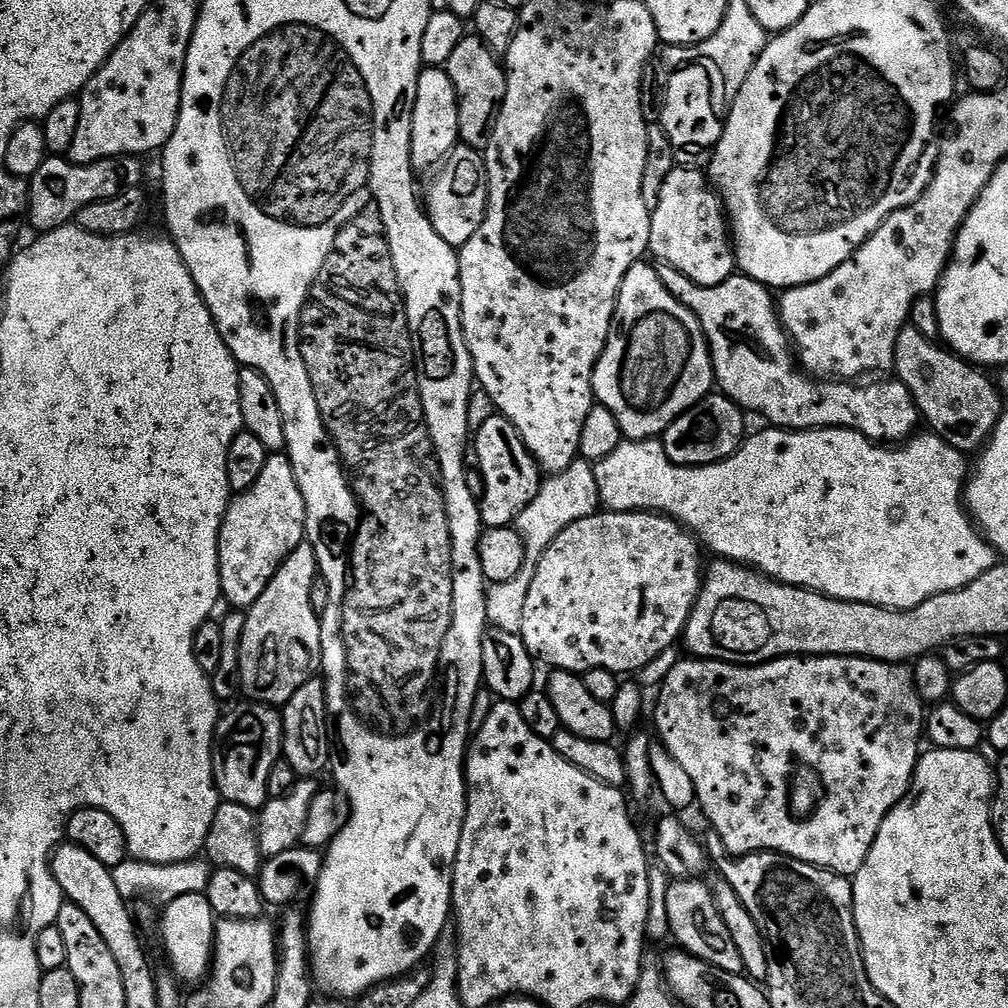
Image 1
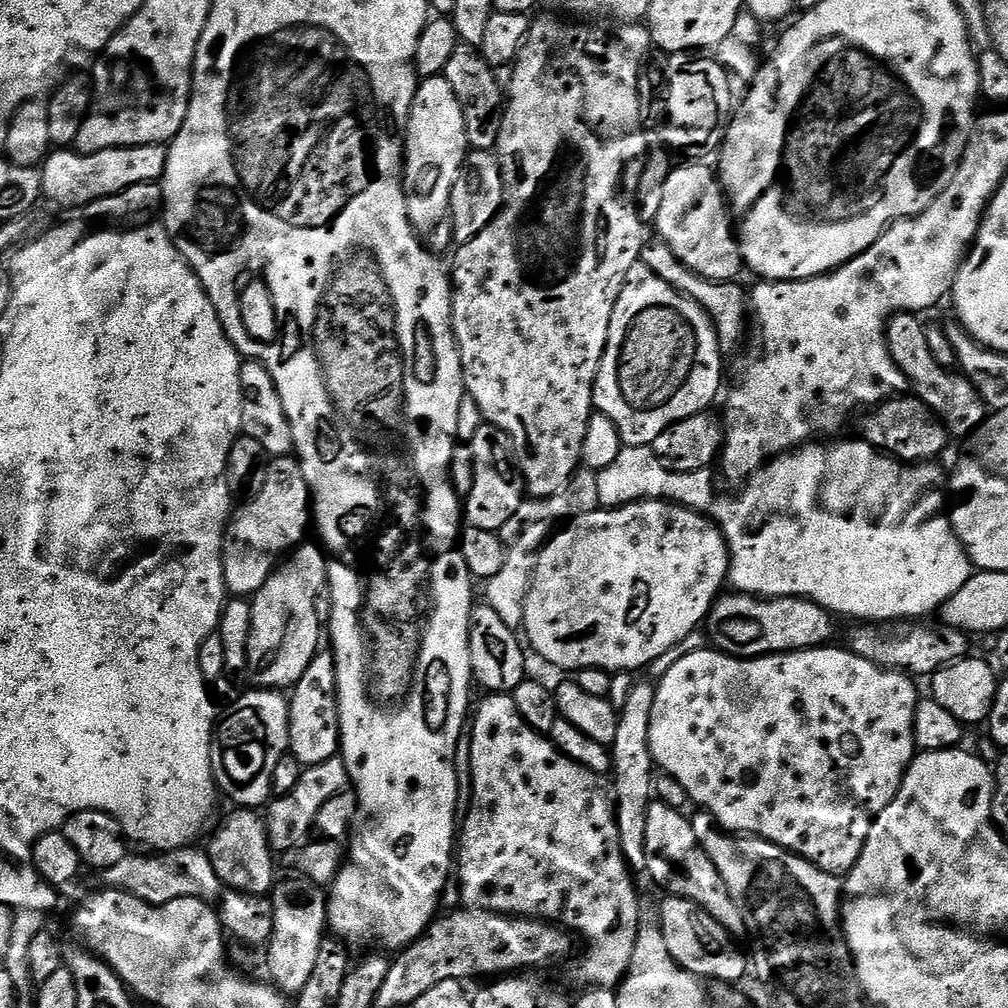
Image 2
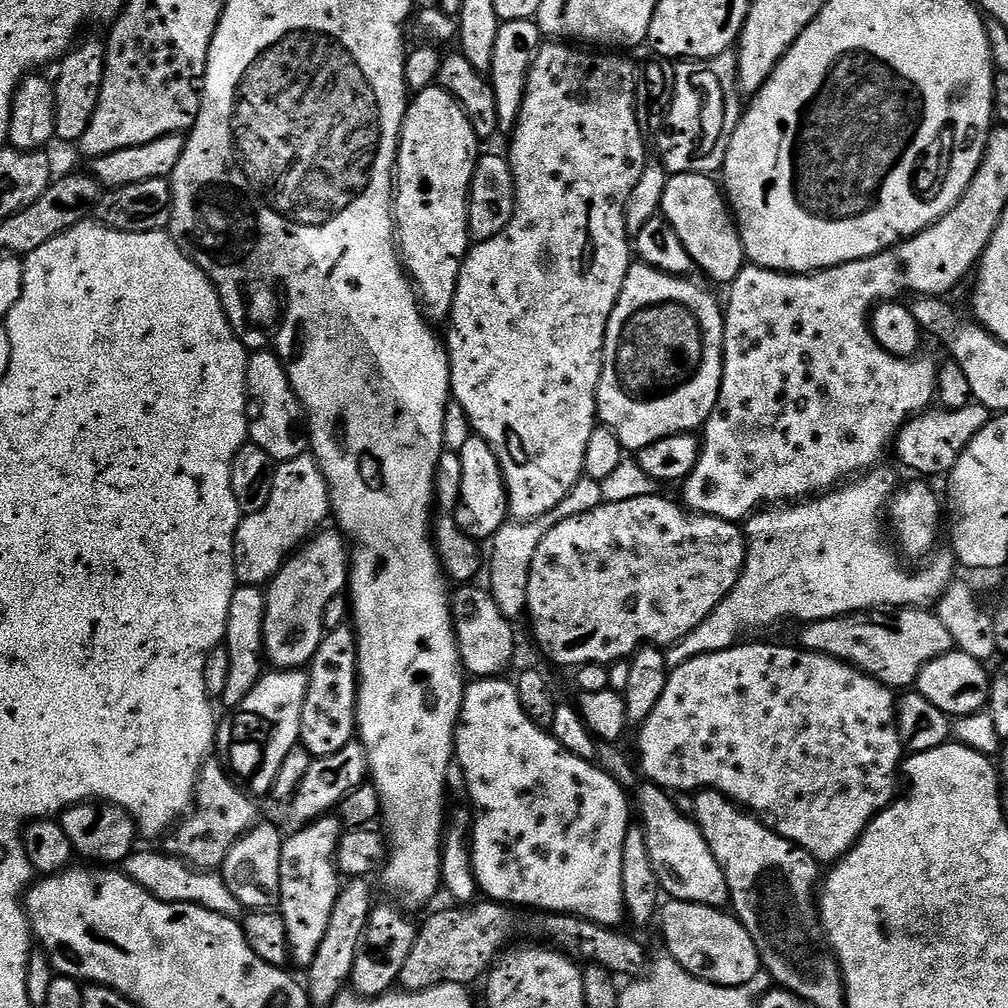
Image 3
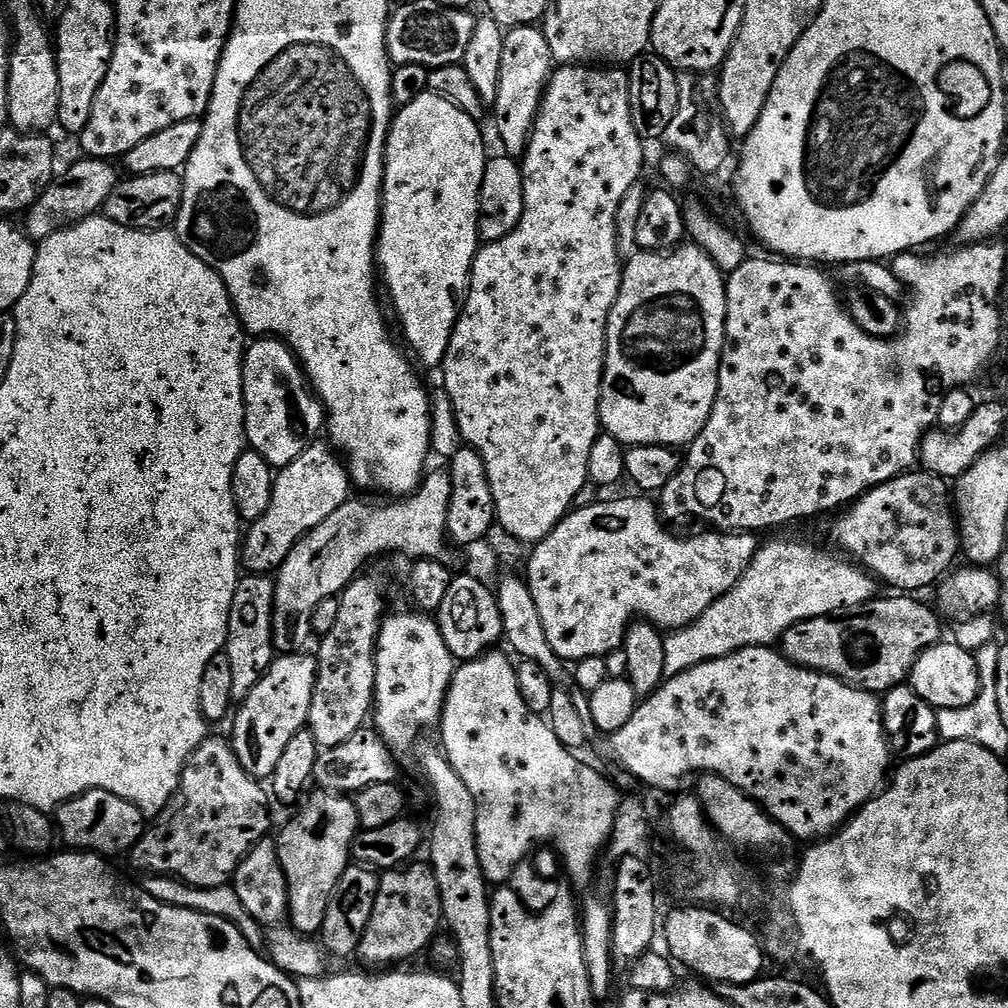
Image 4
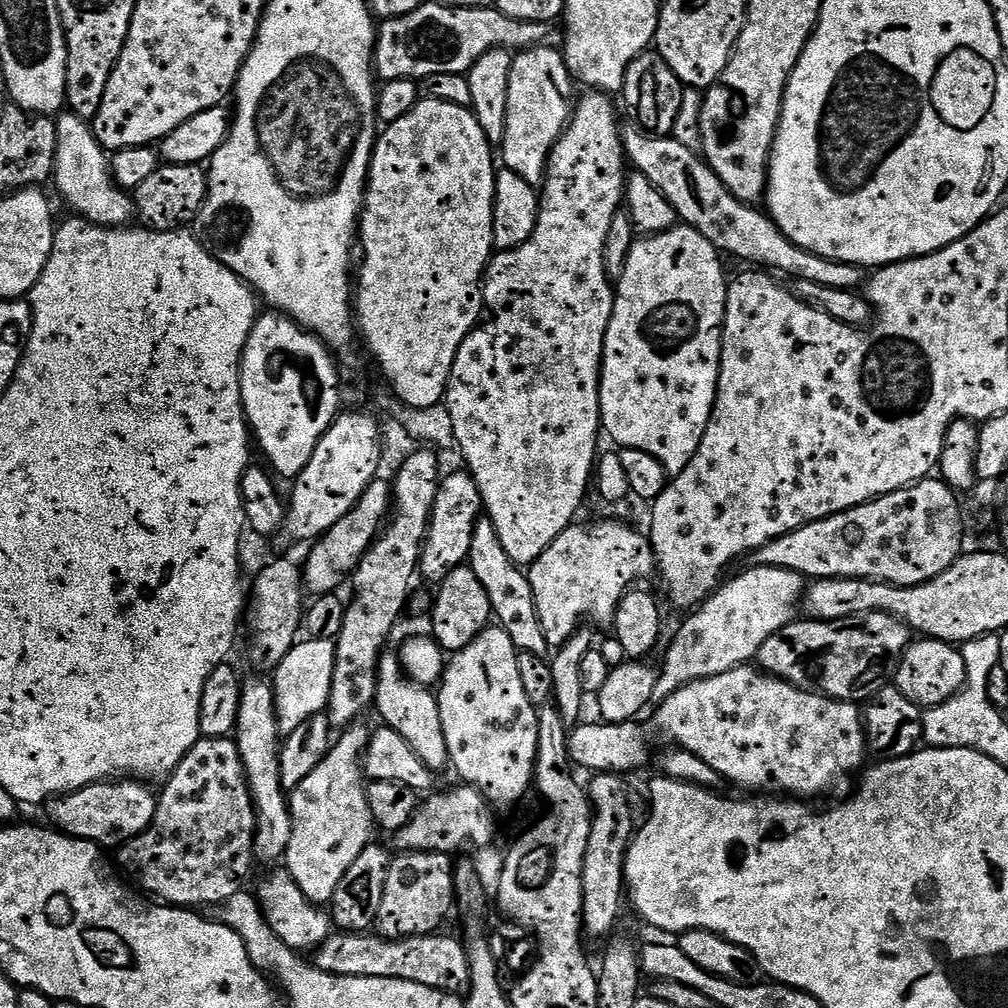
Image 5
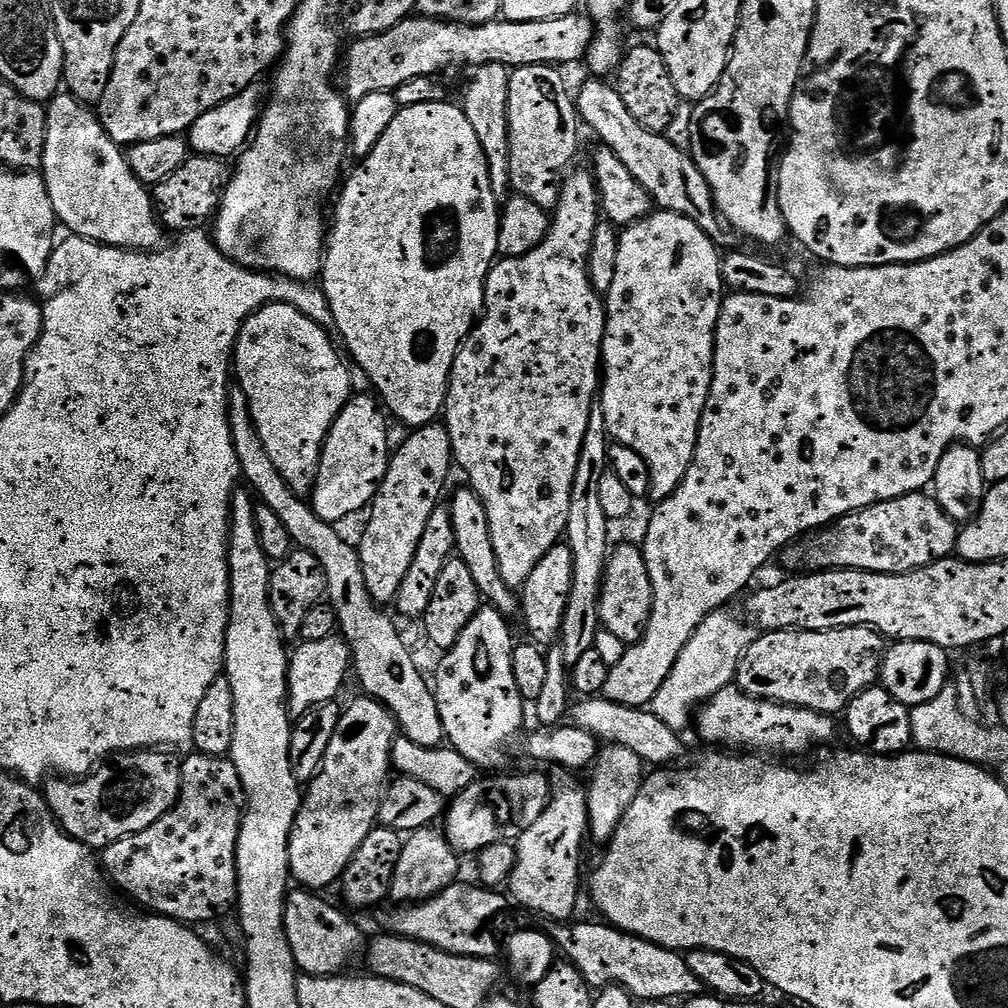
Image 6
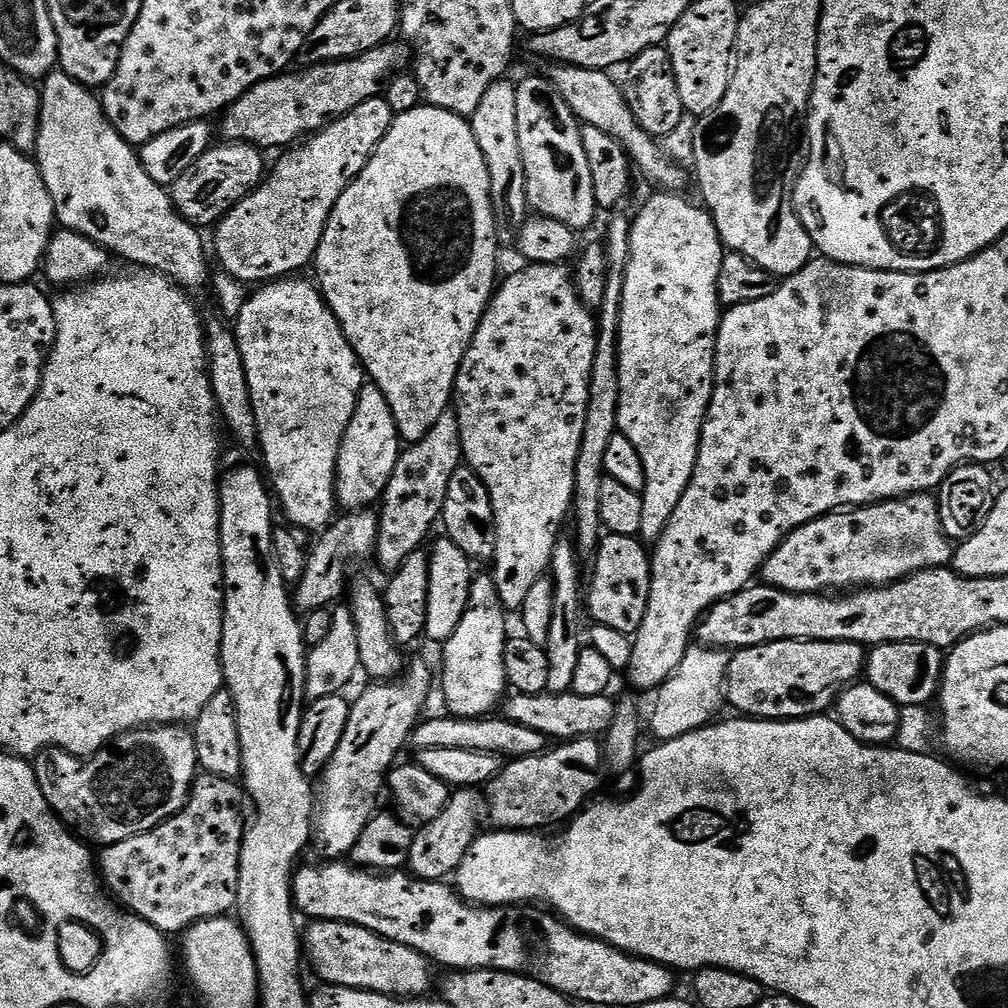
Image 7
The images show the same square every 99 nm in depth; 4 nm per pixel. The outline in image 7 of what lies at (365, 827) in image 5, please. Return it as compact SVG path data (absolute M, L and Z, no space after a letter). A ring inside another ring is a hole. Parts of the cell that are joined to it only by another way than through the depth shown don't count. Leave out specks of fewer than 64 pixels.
M416 660L413 664L411 661L410 667L399 678L391 682L372 682L369 683L369 685L369 688L366 689L356 701L354 699L351 701L350 718L346 718L346 730L342 730L342 740L338 742L338 748L334 750L334 756L330 758L330 762L324 767L323 773L319 777L319 780L321 779L320 788L318 784L318 787L314 792L314 844L316 840L317 850L324 855L321 857L327 858L328 860L339 860L347 857L349 853L351 853L352 847L358 842L358 838L362 834L364 827L372 821L373 816L377 815L378 807L376 808L376 799L380 796L380 788L382 792L390 769L397 763L398 757L396 757L396 755L403 750L404 744L406 748L416 725L421 723L422 715L420 716L420 711L423 710L424 703L427 702L428 695L431 694L432 688L434 692L434 672L431 672L431 670L428 669L426 661Z

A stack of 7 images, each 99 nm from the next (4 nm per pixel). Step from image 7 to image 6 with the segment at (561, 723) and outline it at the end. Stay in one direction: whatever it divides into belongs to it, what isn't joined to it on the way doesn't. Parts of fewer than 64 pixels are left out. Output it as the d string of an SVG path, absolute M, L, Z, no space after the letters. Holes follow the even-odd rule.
M584 698L581 704L573 703L570 708L570 720L576 727L589 732L597 741L626 746L626 750L634 750L638 758L648 766L672 766L684 752L681 733L670 730L662 718L658 718L651 710L622 706L618 702L610 702L603 698Z

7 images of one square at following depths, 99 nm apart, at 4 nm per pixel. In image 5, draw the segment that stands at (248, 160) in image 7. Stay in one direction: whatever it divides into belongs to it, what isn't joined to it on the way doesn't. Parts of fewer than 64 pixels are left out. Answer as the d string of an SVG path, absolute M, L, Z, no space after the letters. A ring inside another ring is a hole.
M164 164L160 171L150 174L150 178L146 178L146 182L142 182L142 186L138 186L134 189L134 216L138 221L141 220L145 229L153 232L174 232L183 229L185 226L191 225L195 221L196 216L200 213L200 207L202 202L208 197L208 173L199 164Z

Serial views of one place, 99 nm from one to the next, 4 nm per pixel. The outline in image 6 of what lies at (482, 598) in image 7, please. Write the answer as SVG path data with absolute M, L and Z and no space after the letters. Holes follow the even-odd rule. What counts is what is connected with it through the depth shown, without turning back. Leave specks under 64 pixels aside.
M481 606L474 614L474 618L470 618L470 622L466 626L466 630L462 630L462 634L458 638L458 642L453 648L447 649L443 653L444 656L440 660L440 665L436 668L436 680L434 679L434 691L436 693L436 705L438 706L438 714L442 718L442 726L447 743L455 748L456 752L469 760L471 764L476 765L477 769L492 768L488 770L500 770L504 764L504 747L515 738L521 735L520 727L524 724L524 708L526 702L522 698L522 694L518 690L518 682L514 682L514 666L512 665L512 649L514 647L514 639L512 640L512 632L508 629L509 621L501 614L497 608L491 606Z

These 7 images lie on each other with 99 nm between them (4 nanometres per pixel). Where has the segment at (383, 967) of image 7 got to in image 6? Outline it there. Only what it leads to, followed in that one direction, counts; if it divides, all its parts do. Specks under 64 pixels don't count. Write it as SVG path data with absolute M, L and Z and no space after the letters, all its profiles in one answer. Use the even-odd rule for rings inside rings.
M308 890L289 891L288 901L284 904L286 936L290 938L297 969L303 975L335 976L343 973L347 969L344 967L351 962L352 955L360 944L360 928L347 916L347 911L339 912L320 896L323 895Z

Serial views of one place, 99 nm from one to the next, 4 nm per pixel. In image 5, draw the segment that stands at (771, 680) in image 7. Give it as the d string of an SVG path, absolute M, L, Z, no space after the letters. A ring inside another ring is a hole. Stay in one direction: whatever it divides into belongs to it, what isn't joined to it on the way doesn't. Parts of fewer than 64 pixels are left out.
M866 612L841 620L800 618L770 634L770 638L762 642L758 664L767 675L776 676L779 680L790 682L807 692L819 692L821 696L828 696L831 700L867 702L875 692L889 687L909 643L908 625L885 612Z

